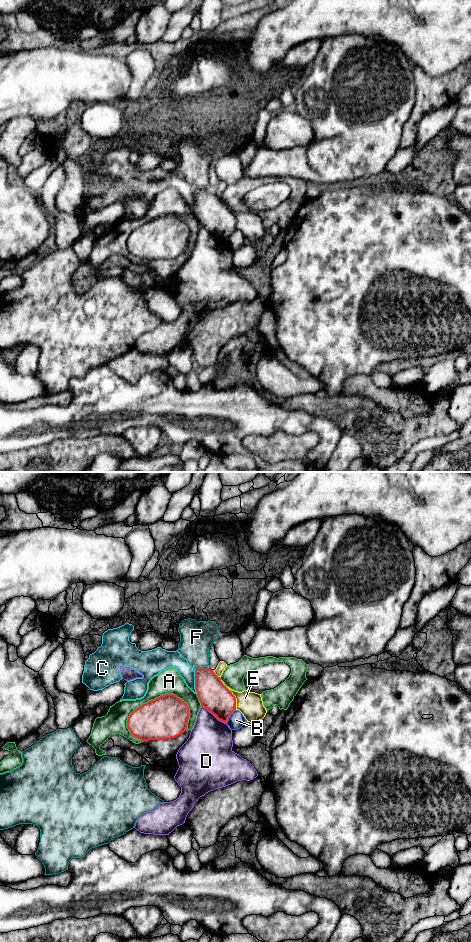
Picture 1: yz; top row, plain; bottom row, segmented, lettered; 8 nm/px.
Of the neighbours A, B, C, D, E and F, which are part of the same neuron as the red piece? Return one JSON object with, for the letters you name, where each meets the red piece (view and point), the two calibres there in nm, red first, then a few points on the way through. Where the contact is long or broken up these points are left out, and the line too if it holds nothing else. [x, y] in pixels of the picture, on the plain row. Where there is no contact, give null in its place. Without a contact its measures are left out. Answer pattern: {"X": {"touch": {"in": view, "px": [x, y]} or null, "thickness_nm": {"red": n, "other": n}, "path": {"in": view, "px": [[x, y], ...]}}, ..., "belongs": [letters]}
{"belongs": []}

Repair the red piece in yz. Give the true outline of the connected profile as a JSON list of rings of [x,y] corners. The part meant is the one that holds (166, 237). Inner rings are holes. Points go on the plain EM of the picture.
[[[165,214],[135,229],[127,240],[130,253],[141,260],[175,258],[187,249],[189,228],[174,214]]]

